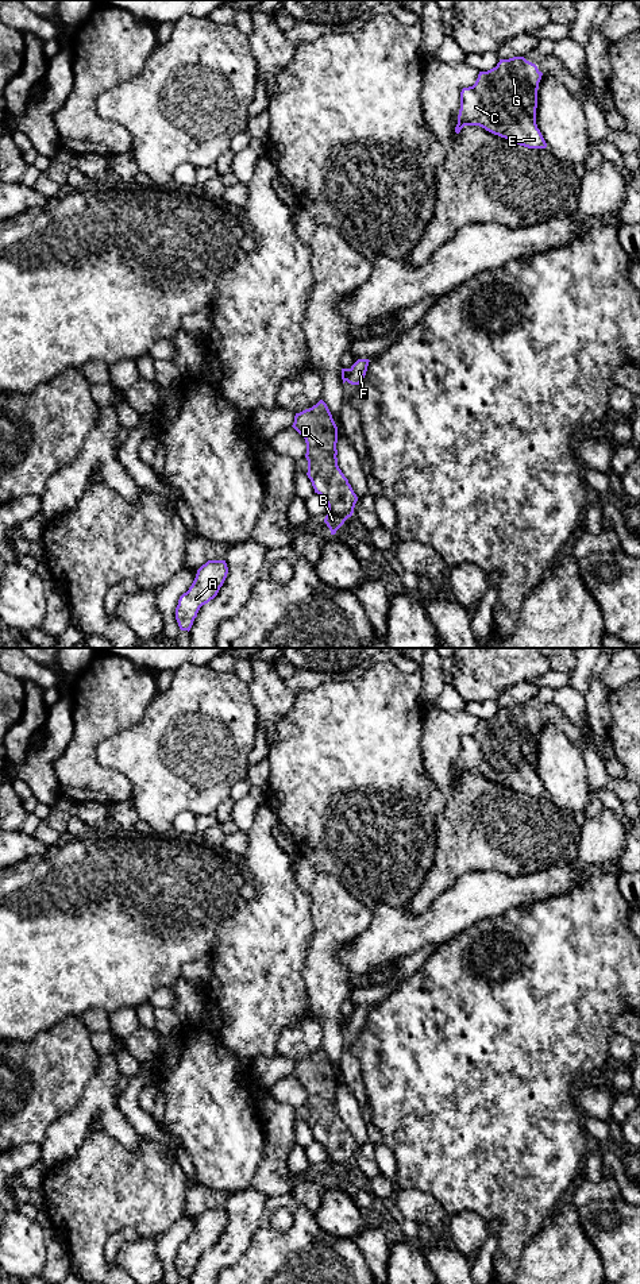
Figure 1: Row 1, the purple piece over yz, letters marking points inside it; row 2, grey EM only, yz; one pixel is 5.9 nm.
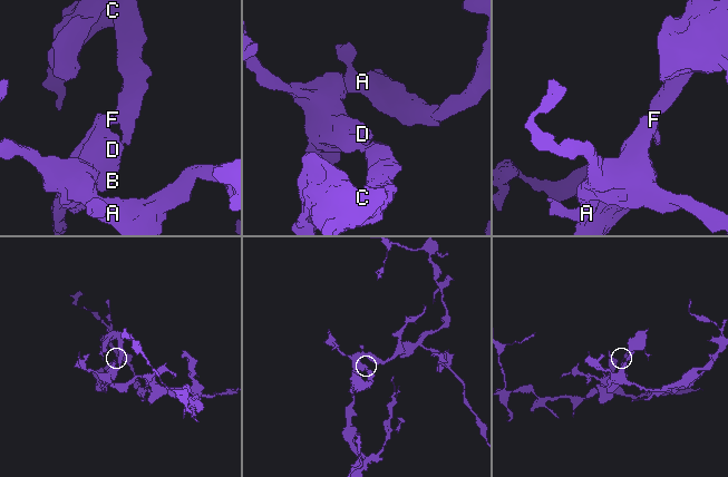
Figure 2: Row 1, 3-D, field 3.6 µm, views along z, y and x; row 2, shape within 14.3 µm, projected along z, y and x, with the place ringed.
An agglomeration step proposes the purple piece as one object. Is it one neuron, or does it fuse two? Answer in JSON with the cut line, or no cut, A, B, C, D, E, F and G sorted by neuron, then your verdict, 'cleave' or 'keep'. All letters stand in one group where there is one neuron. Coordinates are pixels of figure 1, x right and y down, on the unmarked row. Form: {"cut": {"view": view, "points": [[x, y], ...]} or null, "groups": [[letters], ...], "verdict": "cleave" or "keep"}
{"cut": {"view": "yz", "points": [[349, 1017], [346, 1028]]}, "groups": [["A", "B", "D"], ["C", "E", "F", "G"]], "verdict": "cleave"}

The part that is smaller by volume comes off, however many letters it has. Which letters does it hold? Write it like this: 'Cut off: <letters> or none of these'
Cut off: C, E, F, G

